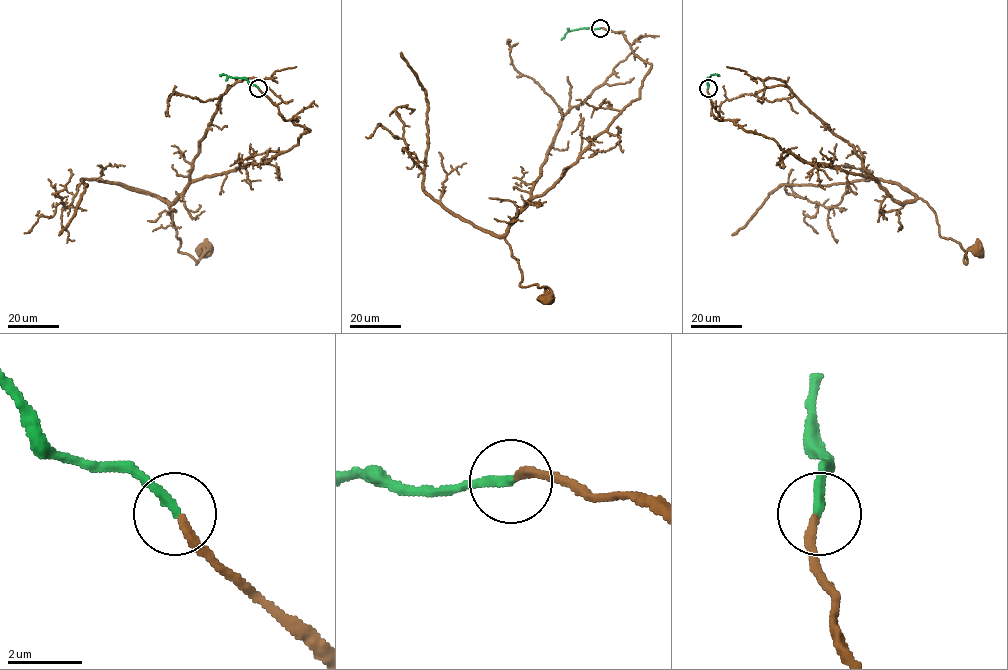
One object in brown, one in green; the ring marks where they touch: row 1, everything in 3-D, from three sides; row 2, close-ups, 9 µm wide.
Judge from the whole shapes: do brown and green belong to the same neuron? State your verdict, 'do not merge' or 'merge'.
merge

